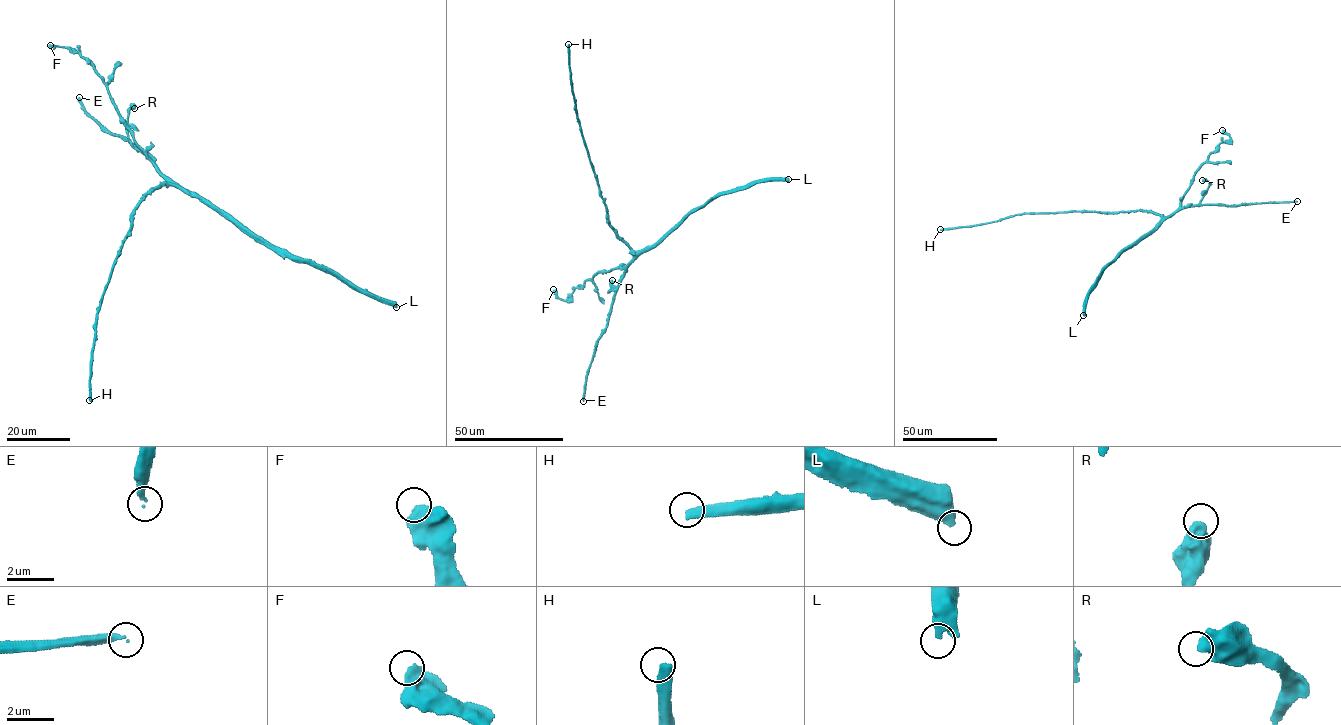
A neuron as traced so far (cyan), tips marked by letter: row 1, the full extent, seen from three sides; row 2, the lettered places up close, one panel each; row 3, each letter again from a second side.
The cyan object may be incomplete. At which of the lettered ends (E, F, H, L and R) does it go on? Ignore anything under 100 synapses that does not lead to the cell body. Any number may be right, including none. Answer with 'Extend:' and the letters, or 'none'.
Extend: E, H

